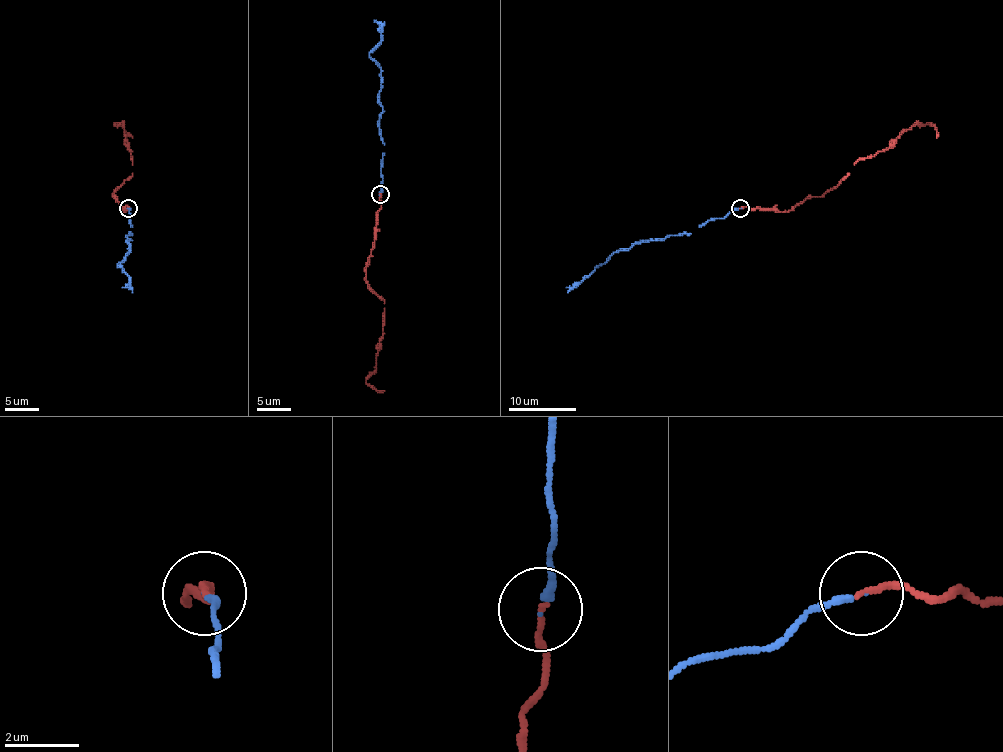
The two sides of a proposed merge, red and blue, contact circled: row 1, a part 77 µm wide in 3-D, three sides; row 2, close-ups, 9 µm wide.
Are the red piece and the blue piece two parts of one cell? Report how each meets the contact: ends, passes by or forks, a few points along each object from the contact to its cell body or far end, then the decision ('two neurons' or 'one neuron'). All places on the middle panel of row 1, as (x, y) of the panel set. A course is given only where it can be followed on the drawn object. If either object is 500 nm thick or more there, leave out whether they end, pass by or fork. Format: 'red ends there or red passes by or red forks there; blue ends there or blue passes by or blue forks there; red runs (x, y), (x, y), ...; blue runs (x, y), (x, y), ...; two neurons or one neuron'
red ends there; blue ends there; red runs (379, 193), (366, 276), (384, 301), (384, 311), (376, 370), (366, 380), (384, 390); blue runs (379, 195), (384, 145), (379, 121), (381, 74), (369, 55), (381, 42), (381, 27), (374, 20); one neuron

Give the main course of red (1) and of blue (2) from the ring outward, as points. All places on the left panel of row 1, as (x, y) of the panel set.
1: (127, 208), (122, 212), (114, 196), (132, 175), (132, 161), (124, 124), (114, 124), (132, 137)
2: (127, 208), (132, 233), (127, 235), (130, 240), (125, 257), (117, 264), (129, 276), (129, 286), (122, 287)

